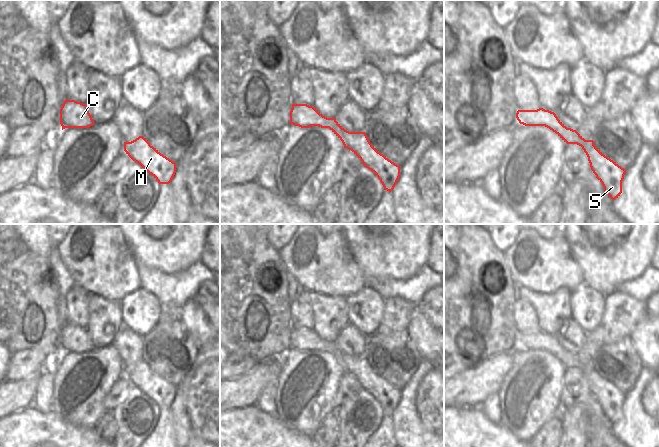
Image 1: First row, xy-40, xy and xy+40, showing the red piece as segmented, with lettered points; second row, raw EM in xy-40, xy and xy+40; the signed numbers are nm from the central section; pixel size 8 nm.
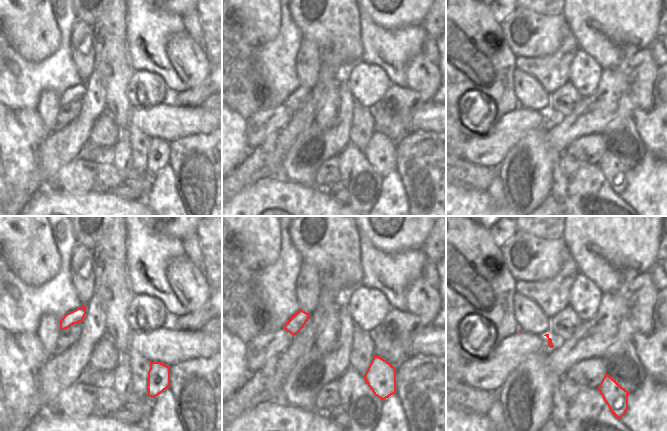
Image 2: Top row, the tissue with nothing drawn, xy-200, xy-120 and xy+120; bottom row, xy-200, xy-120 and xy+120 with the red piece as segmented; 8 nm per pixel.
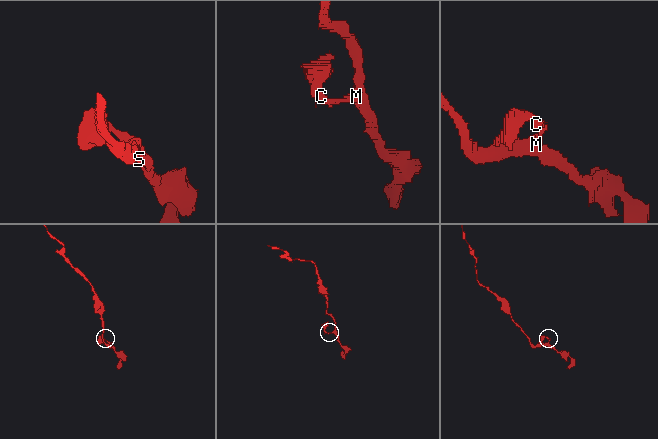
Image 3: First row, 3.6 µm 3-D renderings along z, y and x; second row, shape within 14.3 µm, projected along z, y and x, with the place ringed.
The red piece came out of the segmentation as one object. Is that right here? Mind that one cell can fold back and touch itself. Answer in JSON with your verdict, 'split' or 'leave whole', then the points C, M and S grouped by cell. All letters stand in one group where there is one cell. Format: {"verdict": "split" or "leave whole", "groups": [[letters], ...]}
{"verdict": "leave whole", "groups": [["C", "M", "S"]]}

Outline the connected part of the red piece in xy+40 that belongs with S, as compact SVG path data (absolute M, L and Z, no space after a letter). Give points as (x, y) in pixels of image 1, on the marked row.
M539 108L537 110L518 110L516 118L525 126L545 126L555 132L567 144L582 147L588 157L591 170L602 183L604 191L615 200L622 193L622 181L626 170L605 156L593 140L585 140L576 130L567 128L554 112Z

